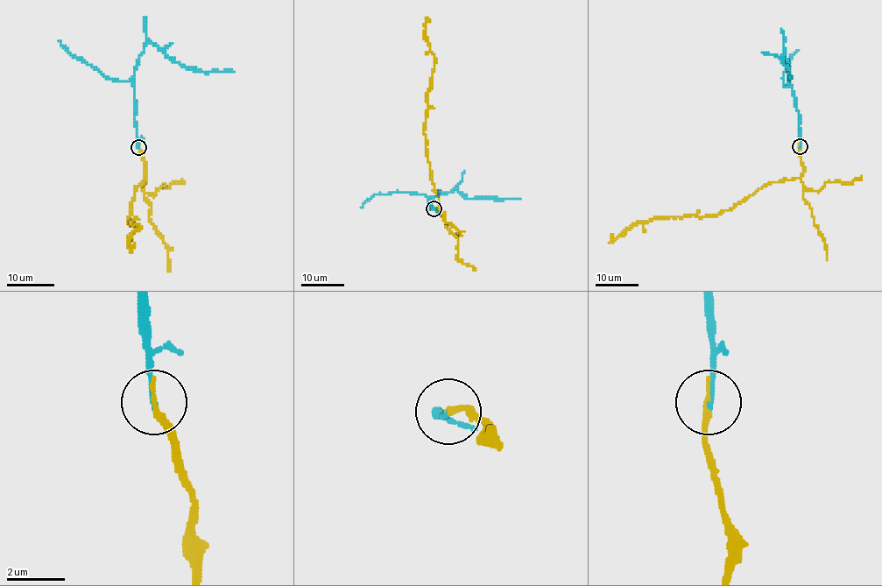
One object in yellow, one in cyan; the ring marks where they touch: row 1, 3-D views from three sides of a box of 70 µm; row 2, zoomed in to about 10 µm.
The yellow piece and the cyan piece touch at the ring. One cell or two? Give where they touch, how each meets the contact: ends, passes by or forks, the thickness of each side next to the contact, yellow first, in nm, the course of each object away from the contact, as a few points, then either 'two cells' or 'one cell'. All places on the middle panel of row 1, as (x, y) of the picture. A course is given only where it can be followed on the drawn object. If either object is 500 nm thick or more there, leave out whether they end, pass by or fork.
(433, 208) | yellow ends | cyan ends | 240/190 nm | yellow via (433, 208), (439, 211), (439, 196), (431, 180), (424, 128), (434, 60), (425, 35), (426, 22), (430, 20) | cyan via (433, 208), (429, 208), (431, 197), (457, 189), (467, 198), (521, 198) | one cell

